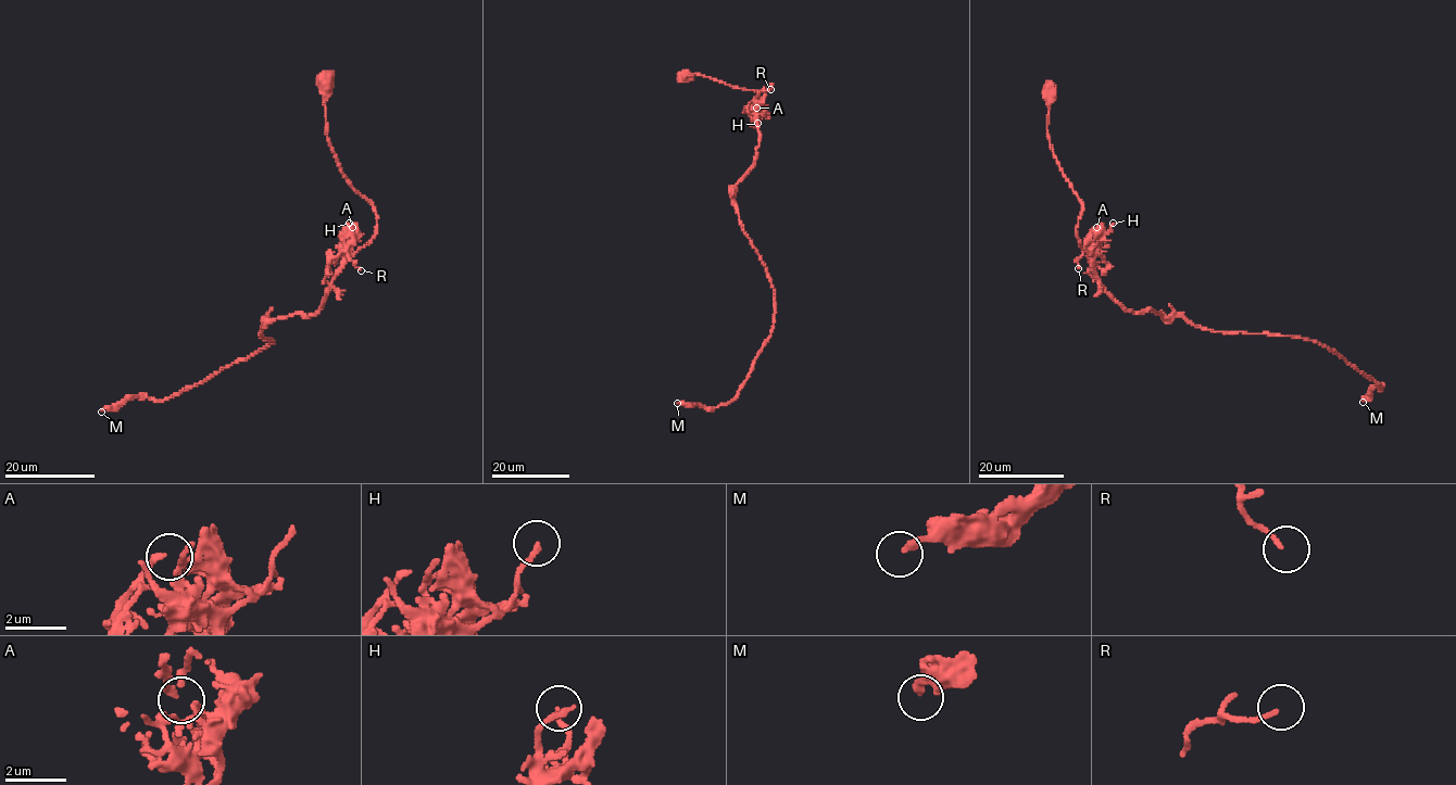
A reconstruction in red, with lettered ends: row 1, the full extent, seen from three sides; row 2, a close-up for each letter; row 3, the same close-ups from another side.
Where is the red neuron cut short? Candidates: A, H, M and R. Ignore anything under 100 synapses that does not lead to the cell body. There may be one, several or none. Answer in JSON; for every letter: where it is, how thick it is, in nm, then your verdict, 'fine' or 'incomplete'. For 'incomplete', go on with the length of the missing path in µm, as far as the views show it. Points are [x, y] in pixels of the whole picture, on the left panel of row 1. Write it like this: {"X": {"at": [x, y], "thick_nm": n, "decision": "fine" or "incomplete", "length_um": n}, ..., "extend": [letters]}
{"A": {"at": [352, 227], "thick_nm": 140, "decision": "fine"}, "H": {"at": [349, 223], "thick_nm": 180, "decision": "fine"}, "M": {"at": [101, 412], "thick_nm": 220, "decision": "fine"}, "R": {"at": [361, 270], "thick_nm": 130, "decision": "fine"}, "extend": []}

